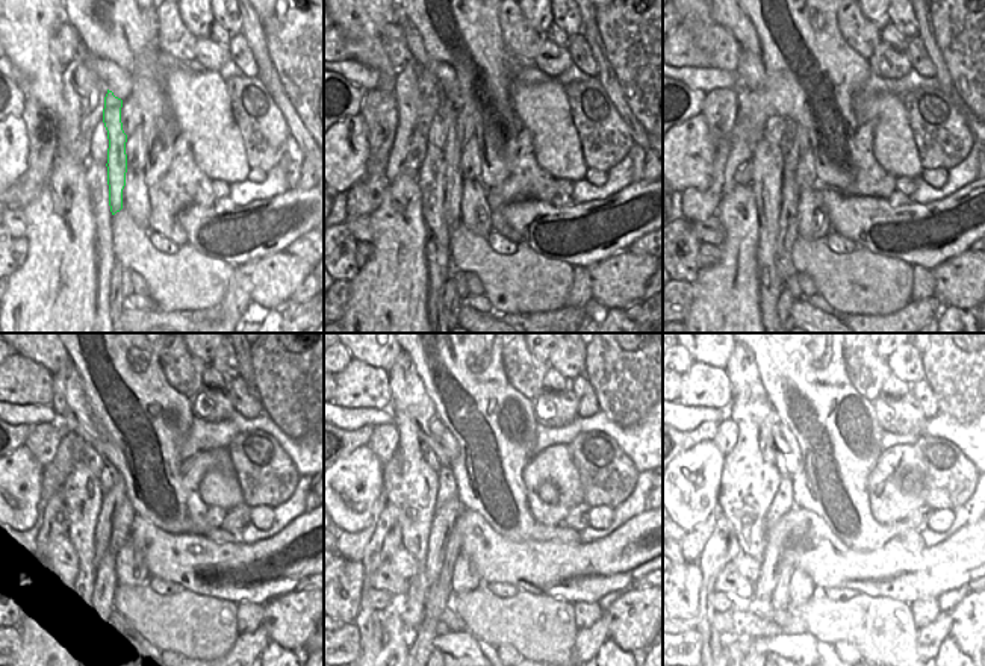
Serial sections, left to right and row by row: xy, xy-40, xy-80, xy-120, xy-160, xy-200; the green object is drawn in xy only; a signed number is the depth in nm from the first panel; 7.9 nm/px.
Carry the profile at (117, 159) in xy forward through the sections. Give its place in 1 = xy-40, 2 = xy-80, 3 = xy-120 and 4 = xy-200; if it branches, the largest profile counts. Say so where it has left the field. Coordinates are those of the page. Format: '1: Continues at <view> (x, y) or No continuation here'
1: Continues at xy-40 (454, 180)
2: Continues at xy-80 (787, 235)
3: Continues at xy-120 (103, 588)
4: Continues at xy-200 (778, 616)

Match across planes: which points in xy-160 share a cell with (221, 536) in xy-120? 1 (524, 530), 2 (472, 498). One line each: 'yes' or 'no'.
1: yes
2: yes

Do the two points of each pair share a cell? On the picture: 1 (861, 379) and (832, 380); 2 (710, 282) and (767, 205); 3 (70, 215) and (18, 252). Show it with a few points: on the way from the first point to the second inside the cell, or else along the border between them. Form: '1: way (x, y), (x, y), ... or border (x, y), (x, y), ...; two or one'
1: border (842, 348), (849, 382), (870, 401); two
2: border (749, 186), (757, 215), (757, 252); two
3: border (24, 236), (27, 255), (18, 267); two

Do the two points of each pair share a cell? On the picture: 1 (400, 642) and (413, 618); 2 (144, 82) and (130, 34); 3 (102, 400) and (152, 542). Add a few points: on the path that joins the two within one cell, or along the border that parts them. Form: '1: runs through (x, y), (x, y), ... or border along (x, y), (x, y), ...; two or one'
1: border along (400, 600), (400, 619), (406, 625), (410, 650); two
2: runs through (142, 70), (132, 46); one
3: border along (136, 513), (174, 535); two

